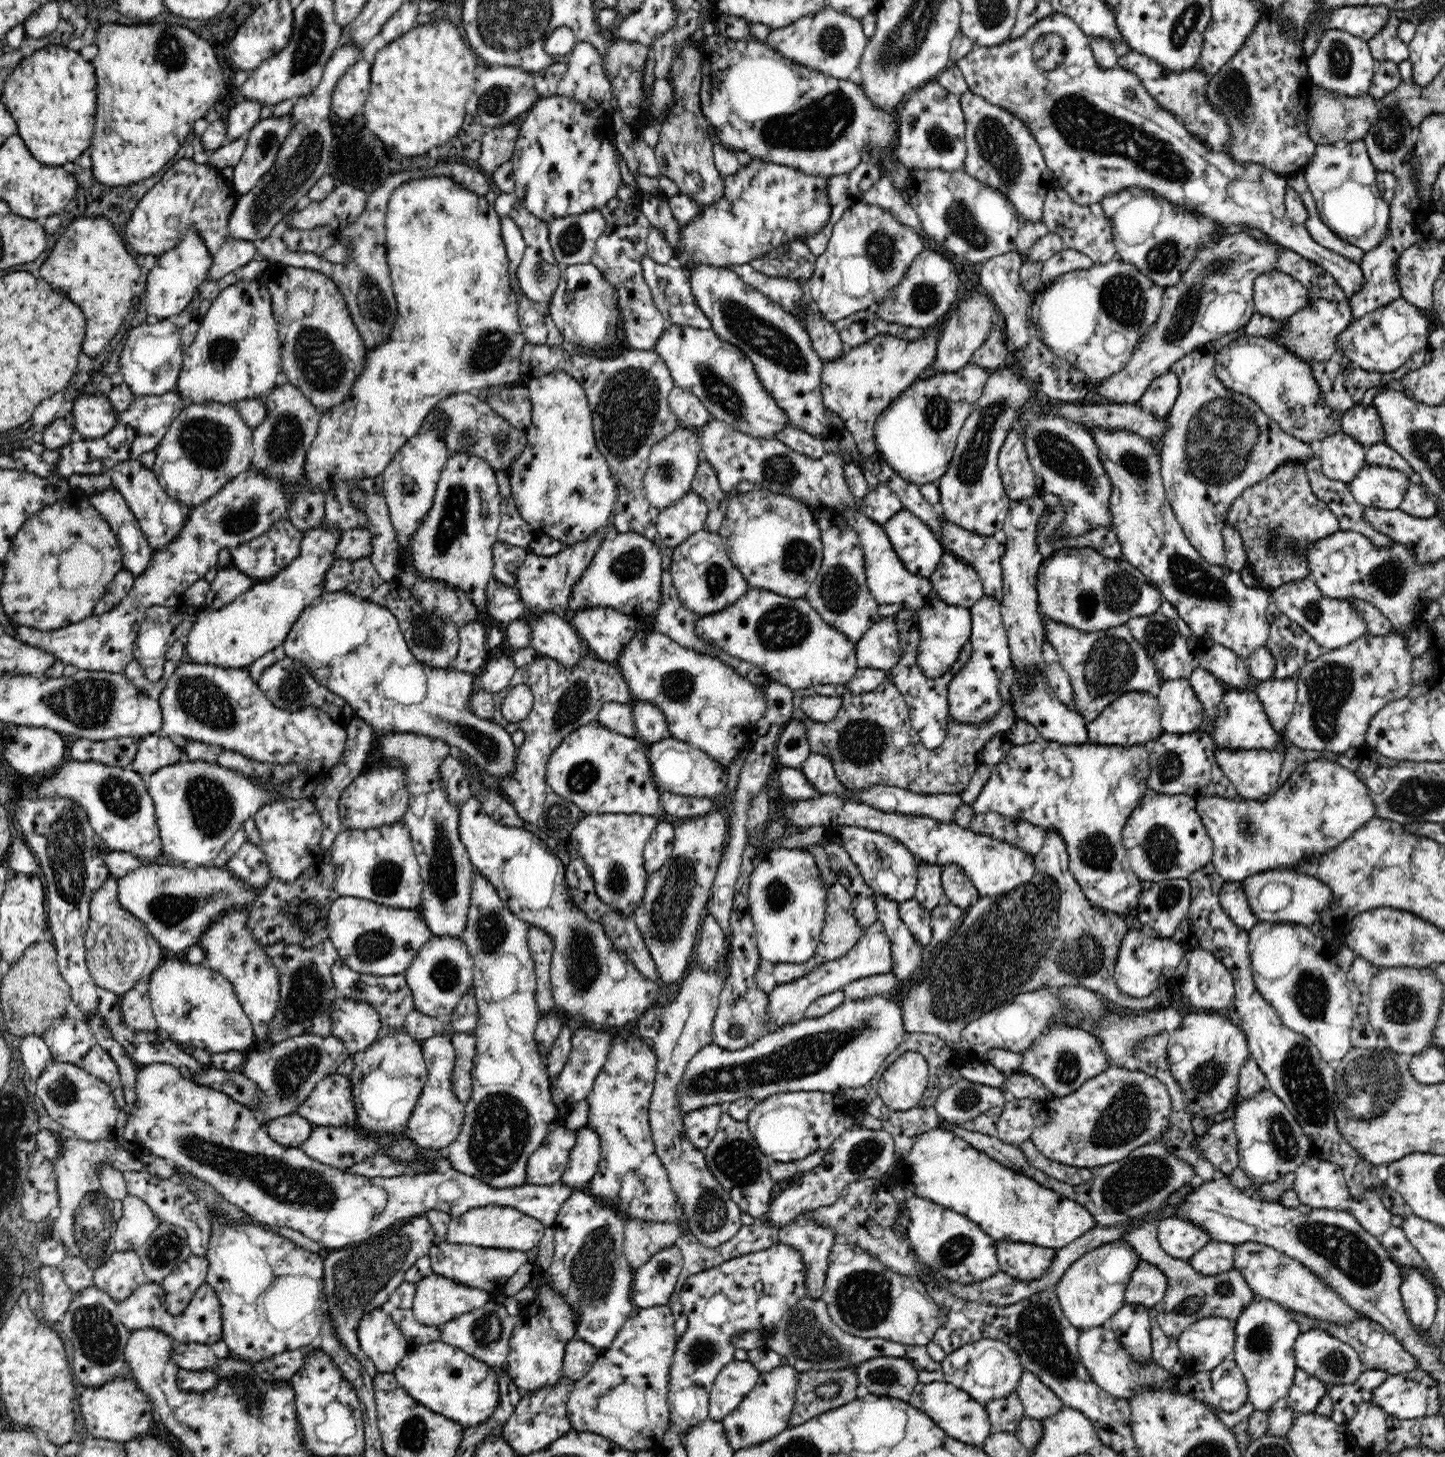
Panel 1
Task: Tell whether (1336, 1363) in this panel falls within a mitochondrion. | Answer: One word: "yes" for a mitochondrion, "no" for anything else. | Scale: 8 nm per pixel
yes

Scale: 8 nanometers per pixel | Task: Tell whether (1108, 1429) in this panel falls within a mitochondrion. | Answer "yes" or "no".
no

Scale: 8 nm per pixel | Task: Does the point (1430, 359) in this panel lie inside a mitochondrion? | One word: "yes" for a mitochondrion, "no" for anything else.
no

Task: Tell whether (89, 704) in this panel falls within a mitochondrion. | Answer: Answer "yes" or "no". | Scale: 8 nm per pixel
yes

